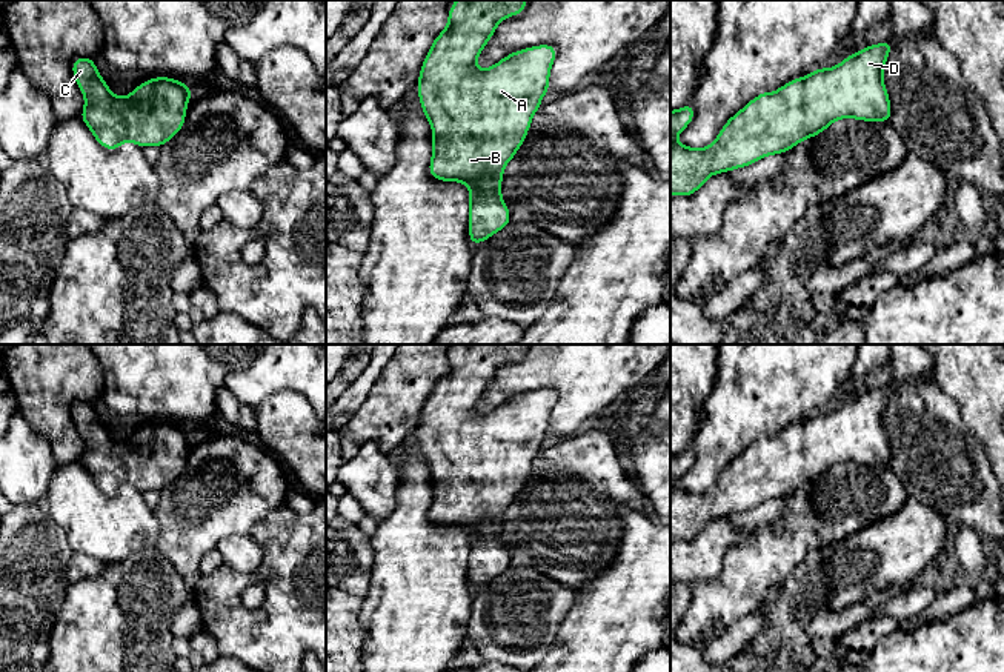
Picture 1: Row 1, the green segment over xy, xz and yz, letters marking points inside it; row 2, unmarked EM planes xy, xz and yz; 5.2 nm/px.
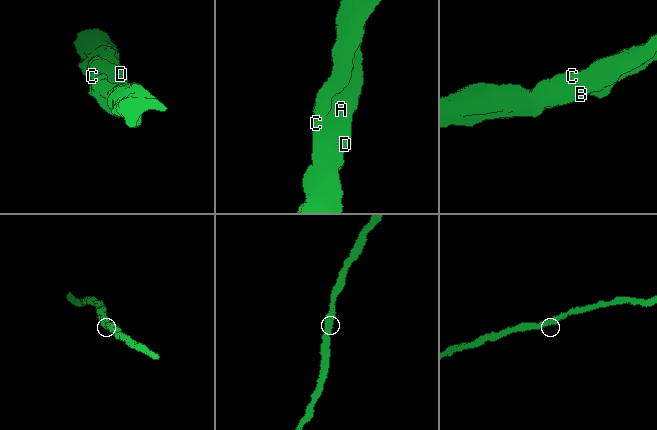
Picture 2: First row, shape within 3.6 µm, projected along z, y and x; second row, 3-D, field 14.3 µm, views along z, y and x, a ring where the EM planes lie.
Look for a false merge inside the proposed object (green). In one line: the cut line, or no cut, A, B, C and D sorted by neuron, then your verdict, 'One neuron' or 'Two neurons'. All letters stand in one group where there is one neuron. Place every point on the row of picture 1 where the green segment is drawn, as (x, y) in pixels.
No split. Groups: A B C D. One neuron

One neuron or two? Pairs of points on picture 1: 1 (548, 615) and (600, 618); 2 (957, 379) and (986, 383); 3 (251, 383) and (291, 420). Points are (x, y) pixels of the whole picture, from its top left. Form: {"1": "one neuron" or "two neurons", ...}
{"1": "two neurons", "2": "one neuron", "3": "two neurons"}

